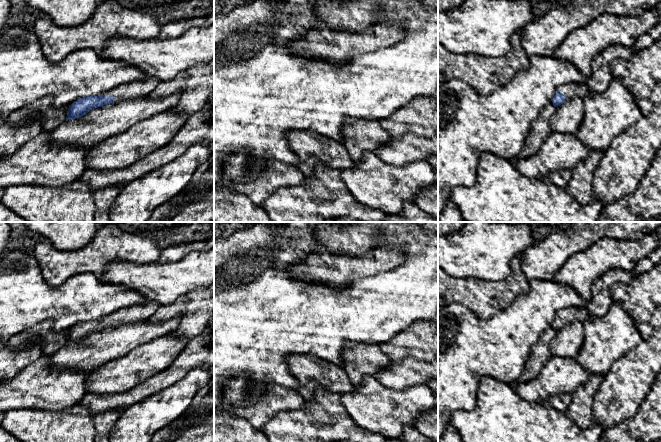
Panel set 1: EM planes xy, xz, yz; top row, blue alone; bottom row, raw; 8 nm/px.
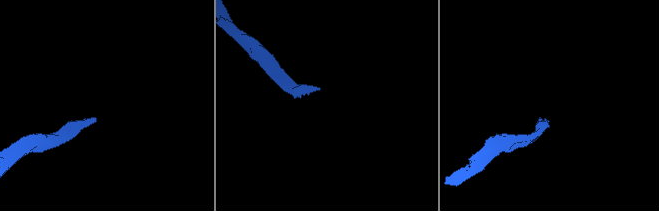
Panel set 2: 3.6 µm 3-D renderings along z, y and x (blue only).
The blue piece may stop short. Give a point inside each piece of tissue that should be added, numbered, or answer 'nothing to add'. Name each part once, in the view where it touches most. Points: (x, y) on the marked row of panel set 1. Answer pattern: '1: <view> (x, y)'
1: xy (143, 87)

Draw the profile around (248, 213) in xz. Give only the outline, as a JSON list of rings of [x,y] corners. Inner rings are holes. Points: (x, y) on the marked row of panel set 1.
[[[214,183],[214,222],[273,222],[268,213],[244,194]]]

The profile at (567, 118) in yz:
[[[576,97],[556,107],[551,117],[551,130],[560,133],[576,133],[584,116],[583,99]]]

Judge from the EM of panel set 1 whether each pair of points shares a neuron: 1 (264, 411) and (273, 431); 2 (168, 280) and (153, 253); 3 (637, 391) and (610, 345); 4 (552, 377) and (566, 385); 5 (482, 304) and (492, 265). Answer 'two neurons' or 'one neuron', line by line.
1: two neurons
2: two neurons
3: two neurons
4: one neuron
5: two neurons

